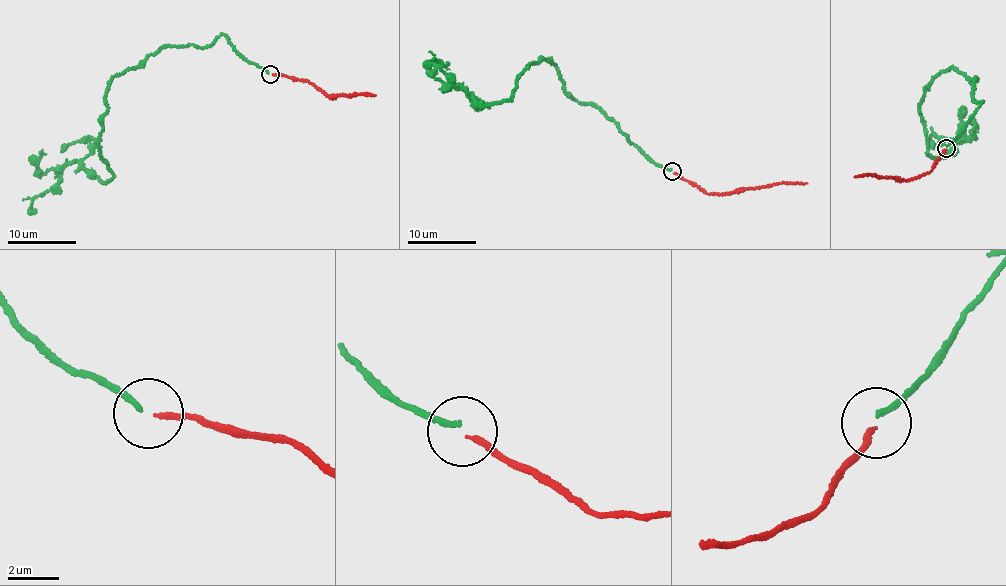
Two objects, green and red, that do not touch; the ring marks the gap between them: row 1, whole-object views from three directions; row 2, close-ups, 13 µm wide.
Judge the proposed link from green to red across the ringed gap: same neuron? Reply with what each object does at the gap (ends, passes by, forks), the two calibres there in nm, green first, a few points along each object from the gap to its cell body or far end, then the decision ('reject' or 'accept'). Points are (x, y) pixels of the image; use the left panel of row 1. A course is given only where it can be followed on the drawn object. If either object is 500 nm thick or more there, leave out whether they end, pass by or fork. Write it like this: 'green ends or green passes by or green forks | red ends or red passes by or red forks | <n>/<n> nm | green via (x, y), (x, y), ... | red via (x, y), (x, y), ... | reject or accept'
green ends | red ends | 200/190 nm | green via (268, 73), (224, 35), (159, 49), (105, 94), (99, 141), (113, 177), (71, 163), (35, 213) | red via (272, 74), (308, 81), (329, 95), (376, 95) | reject

